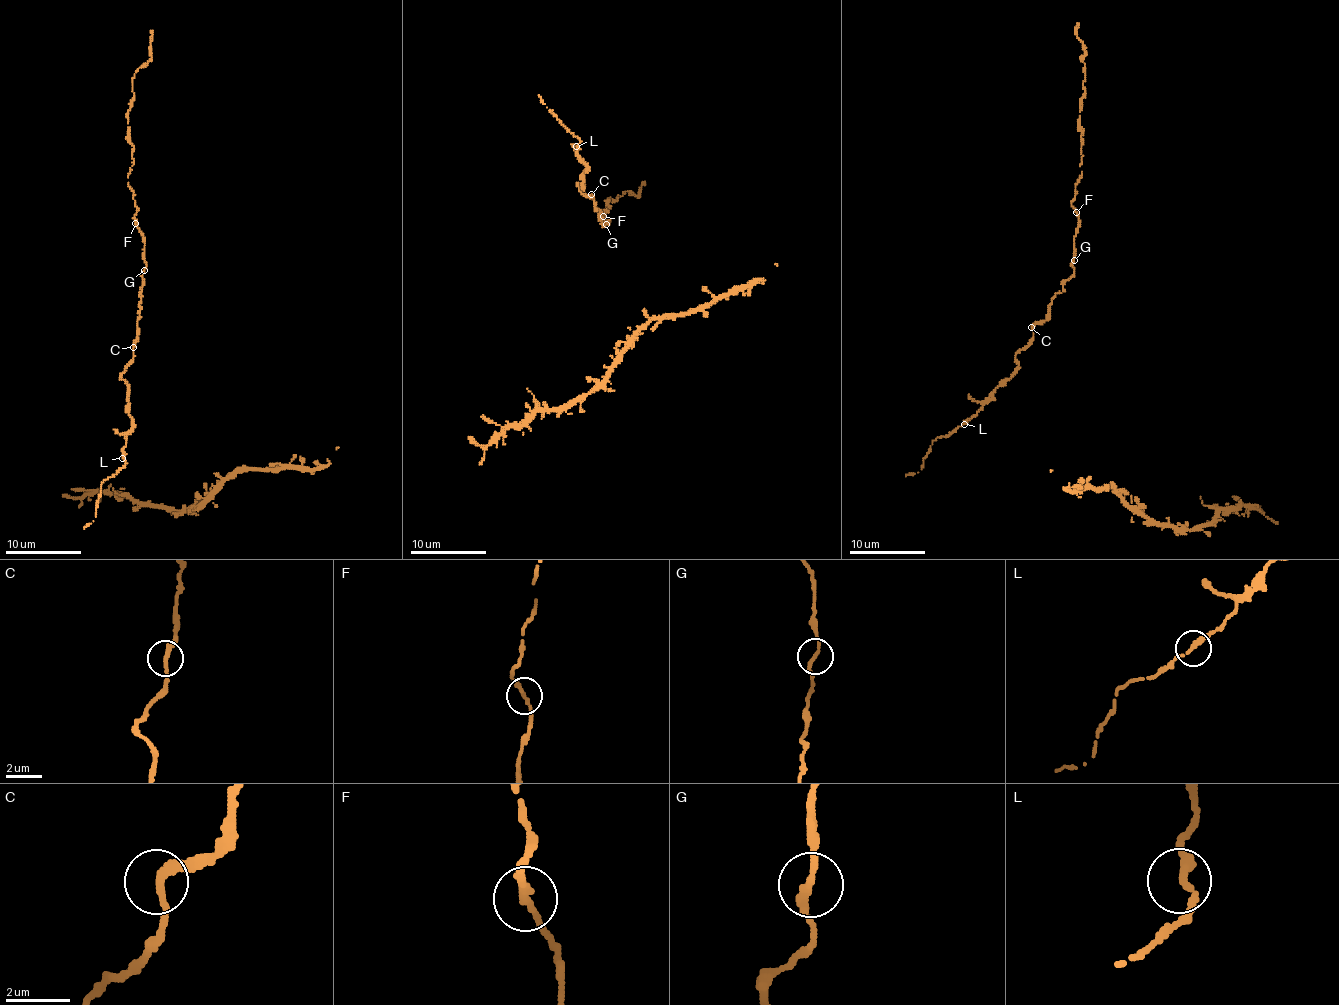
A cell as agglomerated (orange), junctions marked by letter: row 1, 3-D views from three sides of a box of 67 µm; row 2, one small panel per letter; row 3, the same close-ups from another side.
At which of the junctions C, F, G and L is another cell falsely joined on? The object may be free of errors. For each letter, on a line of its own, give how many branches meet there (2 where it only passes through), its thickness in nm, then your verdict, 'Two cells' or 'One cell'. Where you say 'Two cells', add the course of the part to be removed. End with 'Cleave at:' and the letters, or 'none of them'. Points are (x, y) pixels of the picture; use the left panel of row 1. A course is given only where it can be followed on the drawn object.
C: Branches: 2. Thickness 240 nm. One cell
F: Branches: 2. Thickness 240 nm. One cell
G: Branches: 2. Thickness 240 nm. One cell
L: Branches: 2. Thickness 240 nm. One cell
Cleave at: none of them

